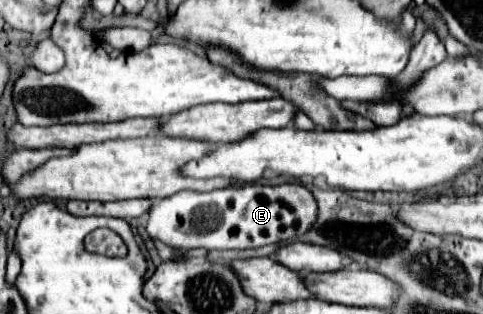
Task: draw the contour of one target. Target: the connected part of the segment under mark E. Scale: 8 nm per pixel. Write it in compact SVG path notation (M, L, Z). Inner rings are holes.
M241 183L225 189L215 189L209 193L197 193L197 191L181 191L173 197L155 201L153 209L147 217L147 233L151 239L163 241L169 247L175 249L193 249L203 247L207 251L211 249L255 249L265 245L277 245L281 241L293 241L303 237L309 229L313 229L317 221L317 201L313 193L297 183L283 183L283 185L259 185L259 183Z

